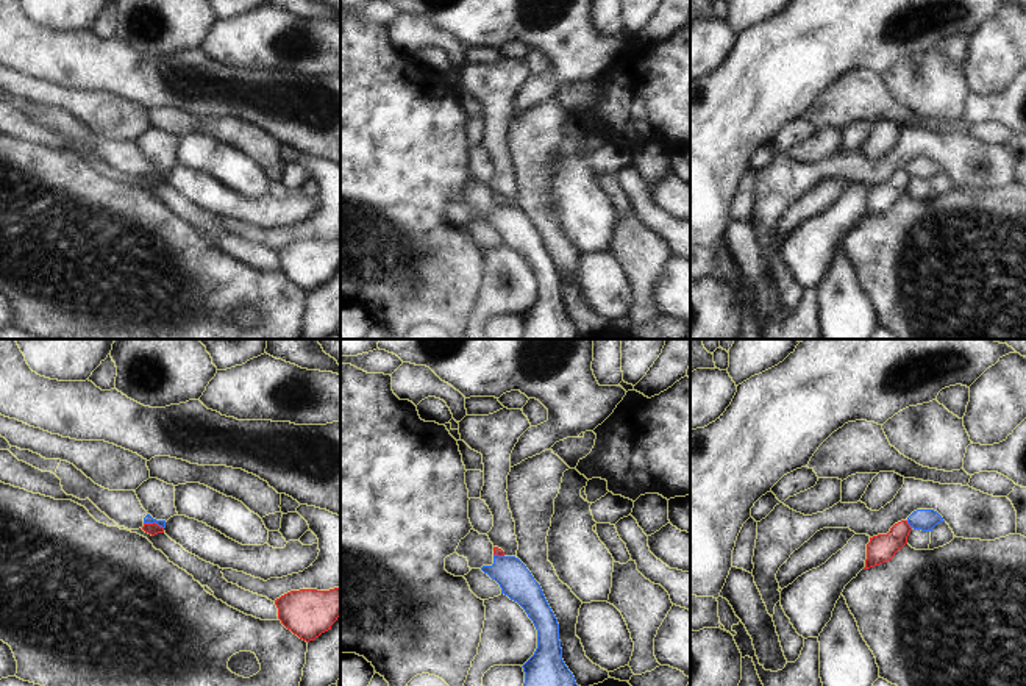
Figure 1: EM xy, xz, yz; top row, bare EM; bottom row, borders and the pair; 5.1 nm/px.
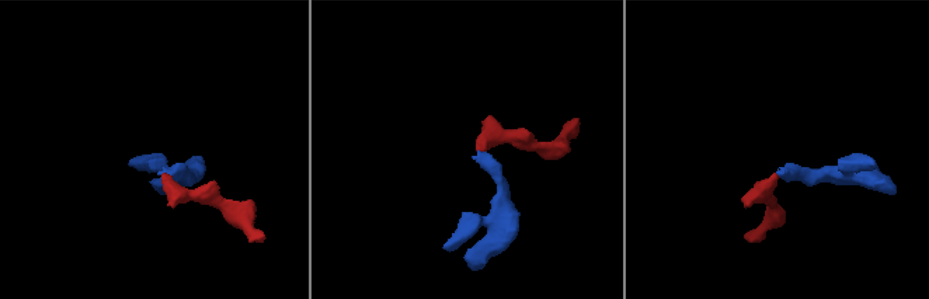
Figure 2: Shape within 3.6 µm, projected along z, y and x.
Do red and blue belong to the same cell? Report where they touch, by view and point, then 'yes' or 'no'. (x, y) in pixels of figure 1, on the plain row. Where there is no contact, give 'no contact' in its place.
yz (909, 175) | no

